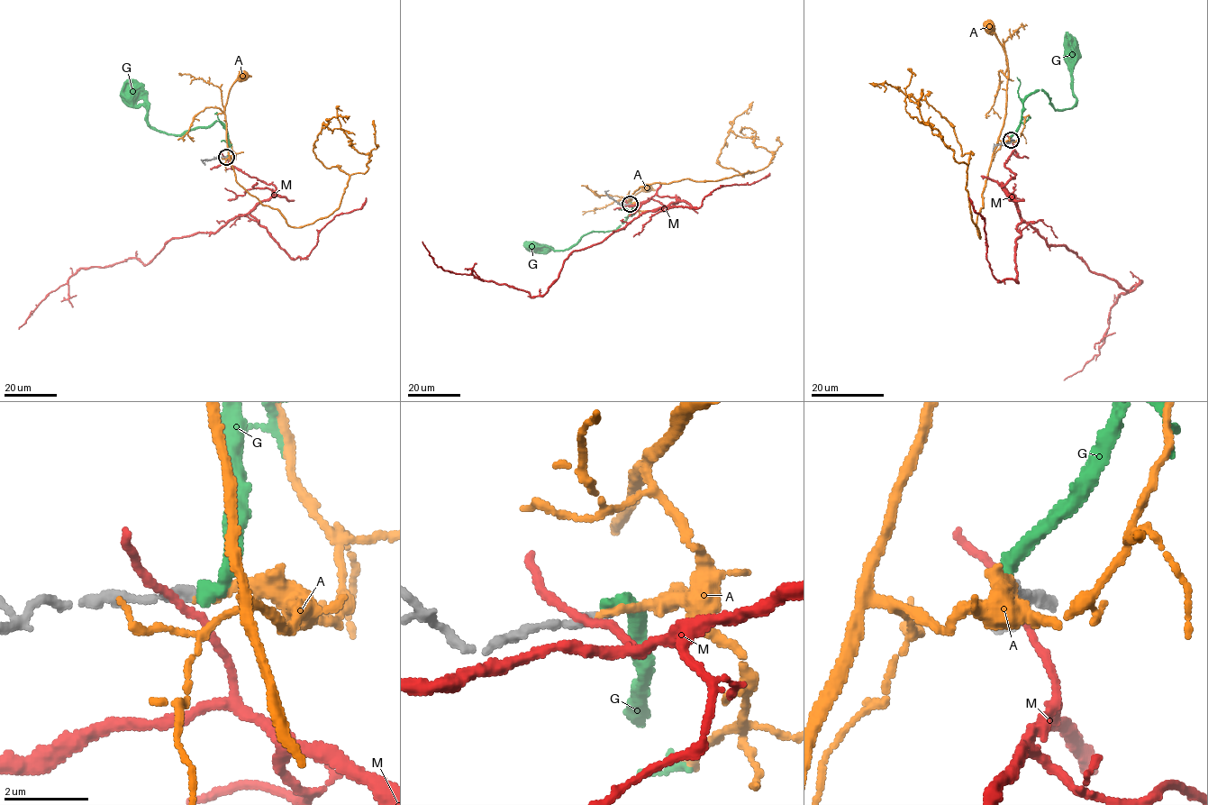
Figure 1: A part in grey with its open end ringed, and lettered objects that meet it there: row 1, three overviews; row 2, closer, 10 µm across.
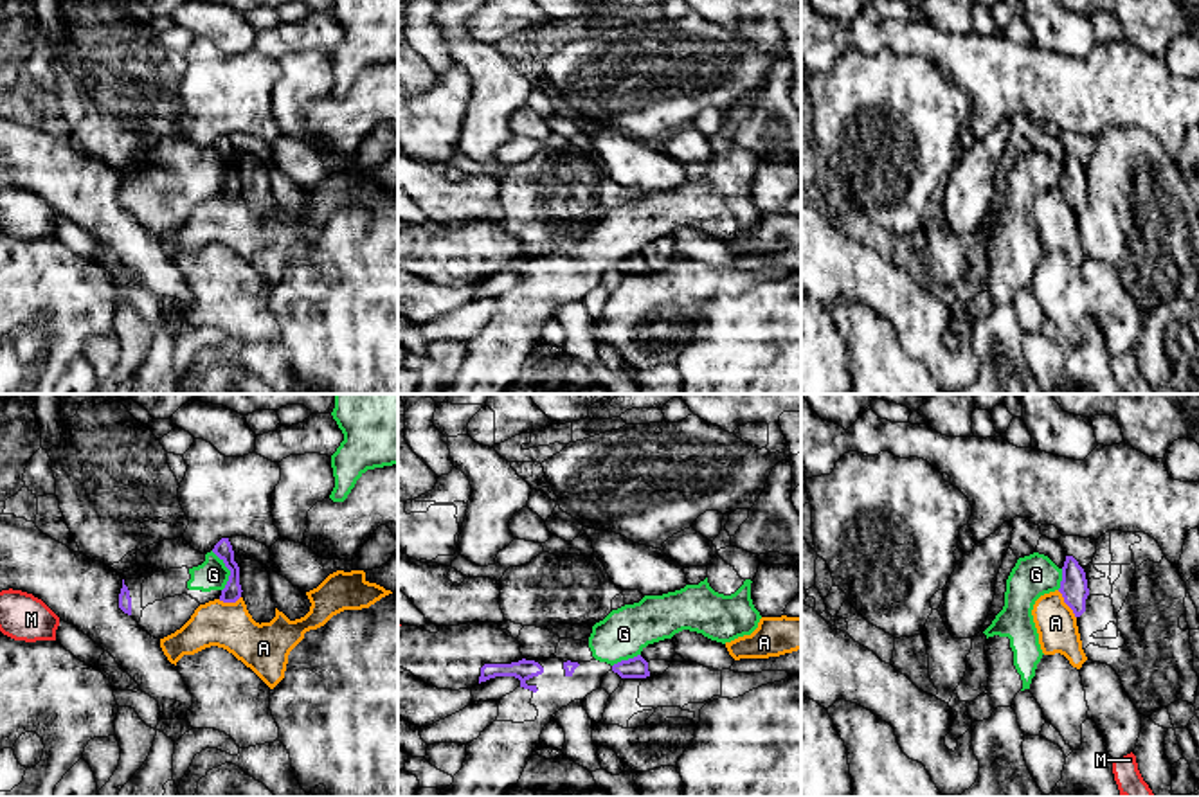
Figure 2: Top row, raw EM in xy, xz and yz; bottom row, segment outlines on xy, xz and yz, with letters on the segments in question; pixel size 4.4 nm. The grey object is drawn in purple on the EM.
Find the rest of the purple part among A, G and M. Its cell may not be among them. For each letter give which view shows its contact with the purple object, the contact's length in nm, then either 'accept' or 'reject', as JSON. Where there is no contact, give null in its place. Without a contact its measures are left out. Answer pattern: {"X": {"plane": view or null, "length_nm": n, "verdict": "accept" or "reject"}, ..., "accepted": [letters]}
{"A": {"plane": "yz", "length_nm": 150, "verdict": "accept"}, "G": {"plane": "xy", "length_nm": 190, "verdict": "reject"}, "M": {"plane": null, "verdict": "reject"}, "accepted": ["A"]}

